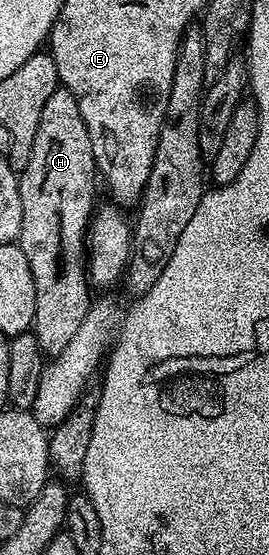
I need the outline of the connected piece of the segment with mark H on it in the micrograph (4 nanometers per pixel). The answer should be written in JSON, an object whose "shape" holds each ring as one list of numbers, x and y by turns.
{"shape":[[60,85,44,101,40,125,36,125,34,142,29,144,28,151,26,168,21,168,18,180,22,224,17,242,24,257,28,257,28,269,32,269,32,281,36,285,32,330,43,356,53,357,64,353,68,341,76,337,76,329,84,325,92,311,92,284,86,270,86,232,96,210,96,168,88,125,80,117,77,97,68,88]]}

